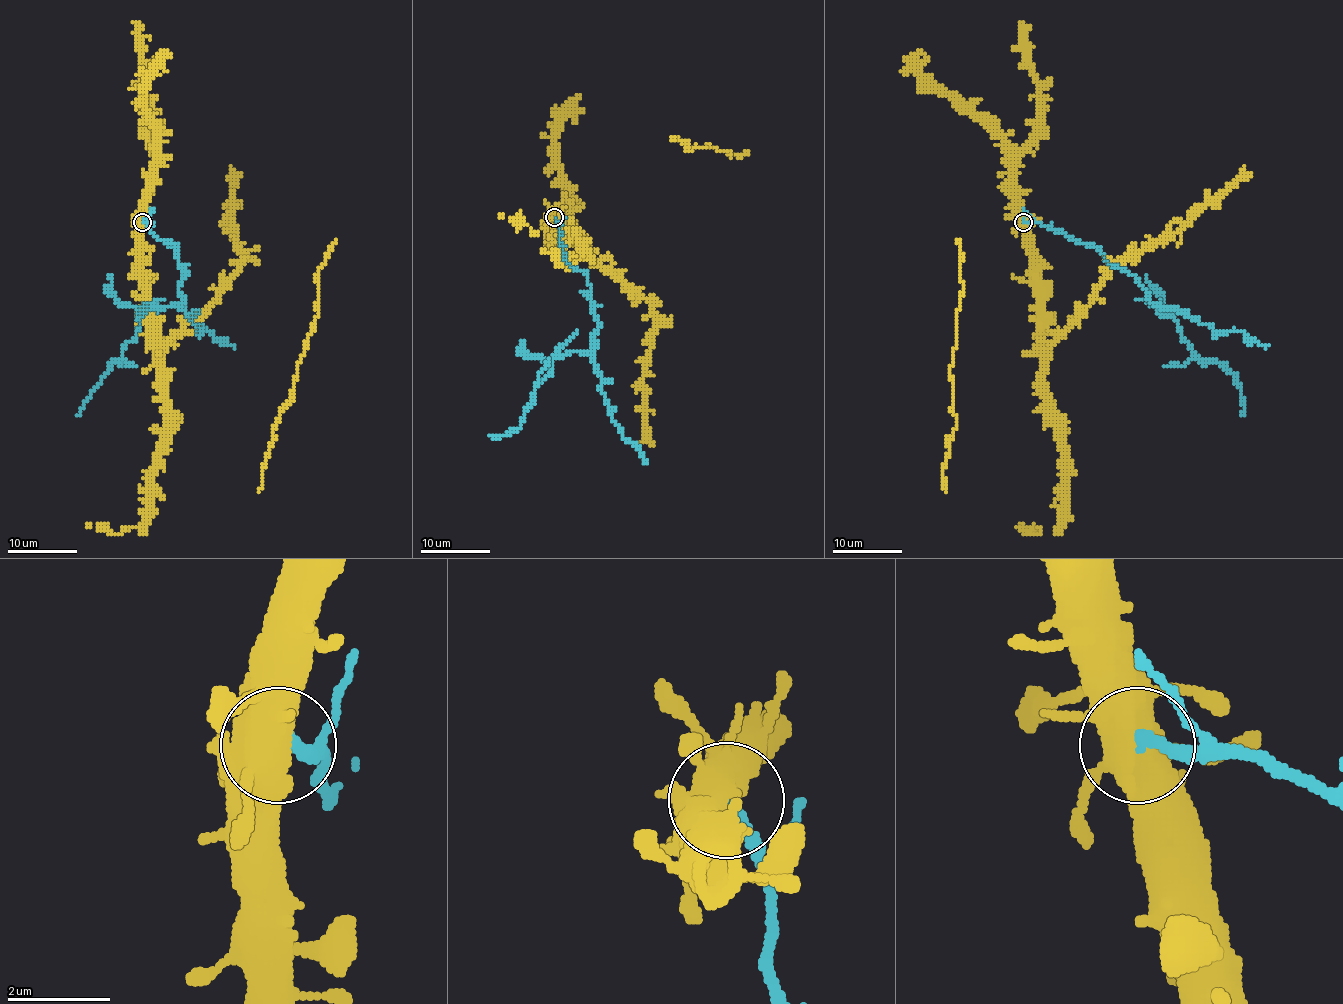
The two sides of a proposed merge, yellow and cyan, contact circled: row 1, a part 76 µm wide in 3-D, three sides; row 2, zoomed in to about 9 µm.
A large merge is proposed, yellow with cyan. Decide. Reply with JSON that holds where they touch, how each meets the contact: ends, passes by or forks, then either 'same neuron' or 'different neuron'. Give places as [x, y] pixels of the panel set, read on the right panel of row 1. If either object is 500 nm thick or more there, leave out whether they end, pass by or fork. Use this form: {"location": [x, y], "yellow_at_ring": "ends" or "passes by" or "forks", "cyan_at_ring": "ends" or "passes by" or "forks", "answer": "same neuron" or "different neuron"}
{"location": [1023, 222], "answer": "different neuron"}

